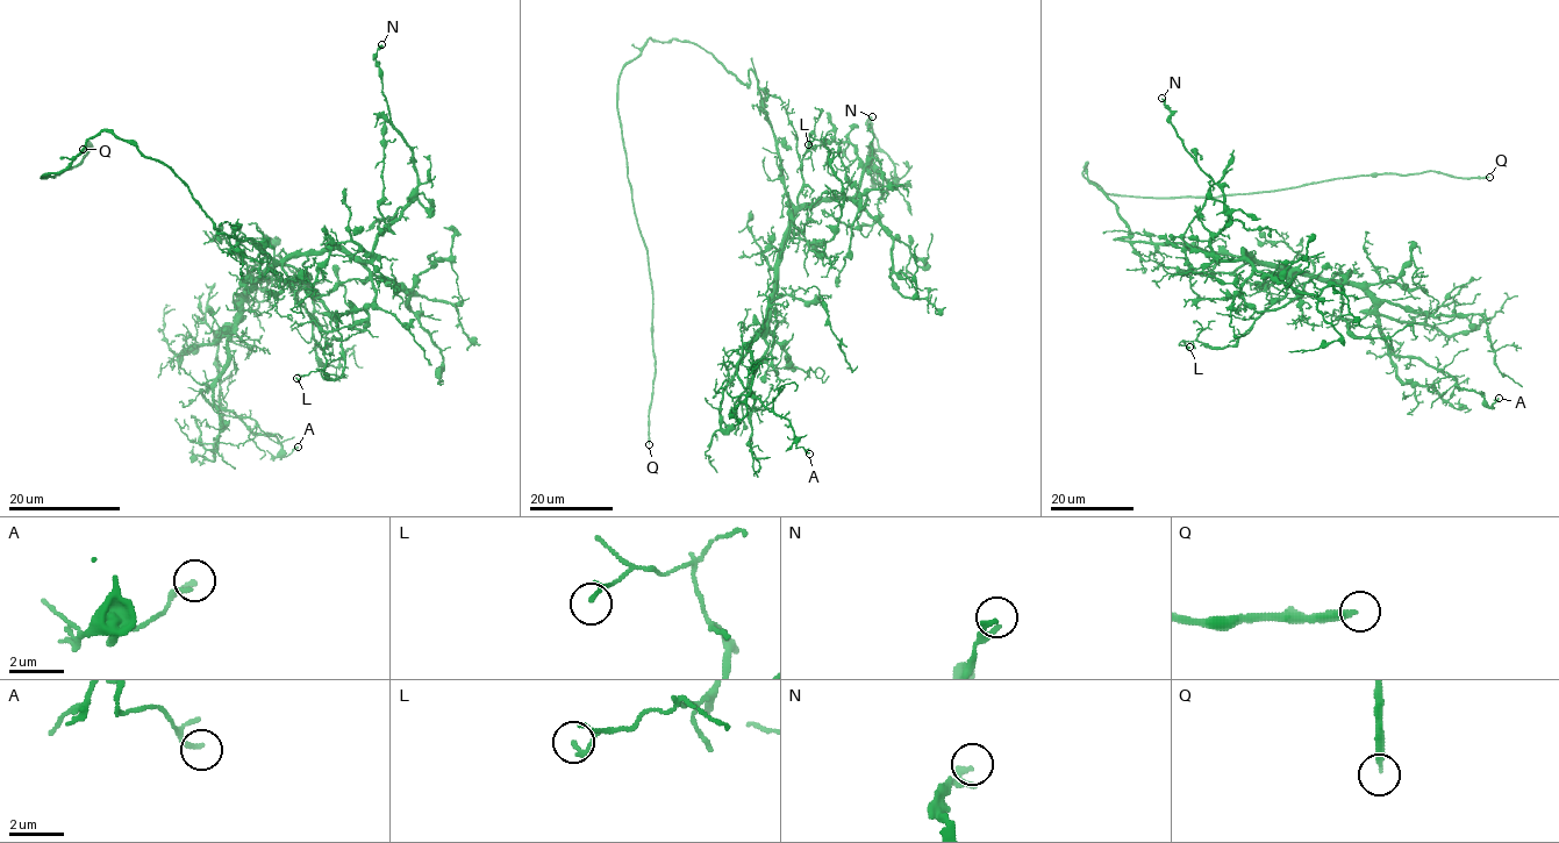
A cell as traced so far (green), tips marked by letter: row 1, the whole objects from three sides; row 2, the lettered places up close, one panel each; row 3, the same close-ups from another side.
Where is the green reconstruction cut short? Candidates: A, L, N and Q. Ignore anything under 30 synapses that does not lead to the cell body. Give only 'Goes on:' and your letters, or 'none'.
Goes on: Q

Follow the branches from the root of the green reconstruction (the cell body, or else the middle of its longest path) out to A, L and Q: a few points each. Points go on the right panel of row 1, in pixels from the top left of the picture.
A: (1122, 219), (1129, 235), (1114, 240), (1228, 251), (1356, 283), (1393, 354), (1446, 371), (1489, 408), (1499, 398)
L: (1122, 219), (1129, 235), (1114, 240), (1228, 251), (1272, 264), (1287, 281), (1234, 345), (1189, 347)
Q: (1122, 219), (1088, 179), (1086, 163), (1082, 176), (1106, 193), (1144, 198), (1221, 197), (1427, 171), (1489, 177)

